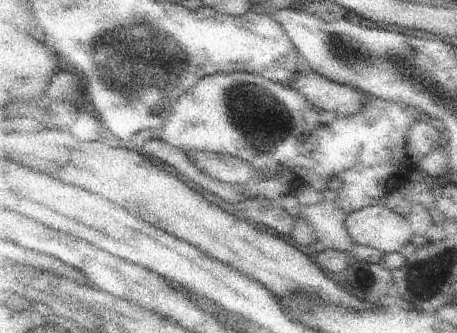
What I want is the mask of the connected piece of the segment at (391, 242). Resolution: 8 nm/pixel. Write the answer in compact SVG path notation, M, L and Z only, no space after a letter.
M382 204L347 213L345 225L355 243L374 247L384 254L400 252L416 240L408 219Z

